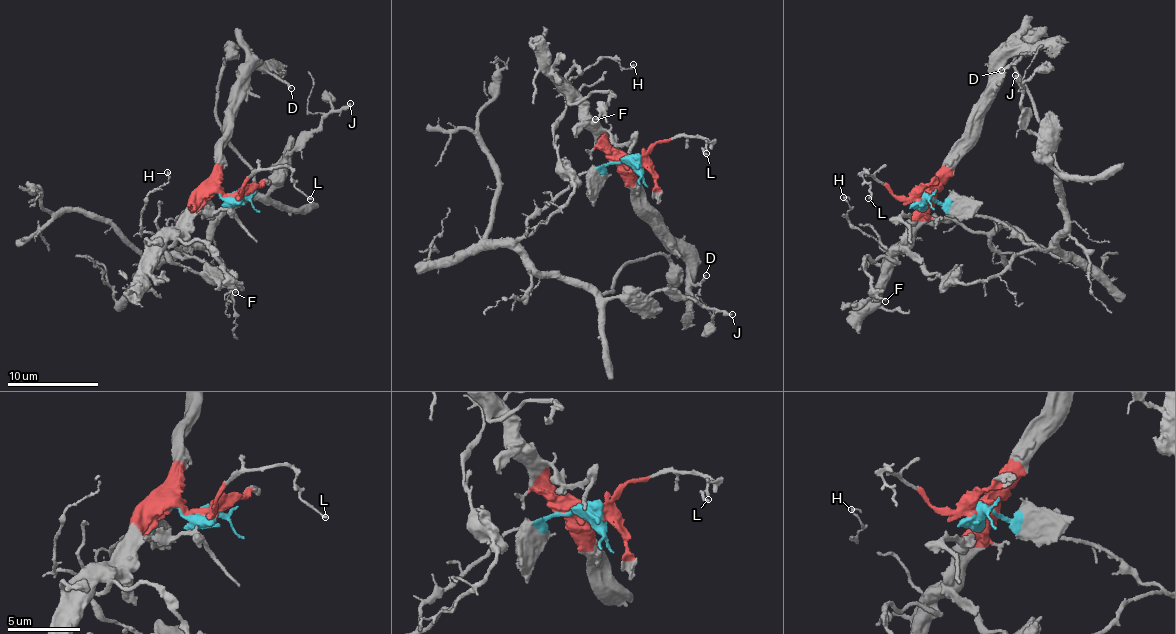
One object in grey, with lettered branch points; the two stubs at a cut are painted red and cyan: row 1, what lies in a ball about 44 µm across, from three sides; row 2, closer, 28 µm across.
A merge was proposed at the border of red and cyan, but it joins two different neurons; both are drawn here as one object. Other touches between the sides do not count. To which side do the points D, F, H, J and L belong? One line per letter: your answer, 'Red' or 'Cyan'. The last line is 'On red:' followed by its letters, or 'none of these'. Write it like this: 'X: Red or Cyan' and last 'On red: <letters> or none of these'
D: Red
F: Red
H: Cyan
J: Cyan
L: Red
On red: D, F, L

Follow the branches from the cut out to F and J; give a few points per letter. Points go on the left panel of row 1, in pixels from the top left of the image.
F: (229, 197), (210, 193), (201, 199), (193, 218), (177, 237), (179, 241), (200, 240), (207, 245), (234, 293)
J: (230, 197), (212, 194), (179, 217), (181, 256), (205, 241), (215, 220), (264, 195), (287, 155), (351, 103)

